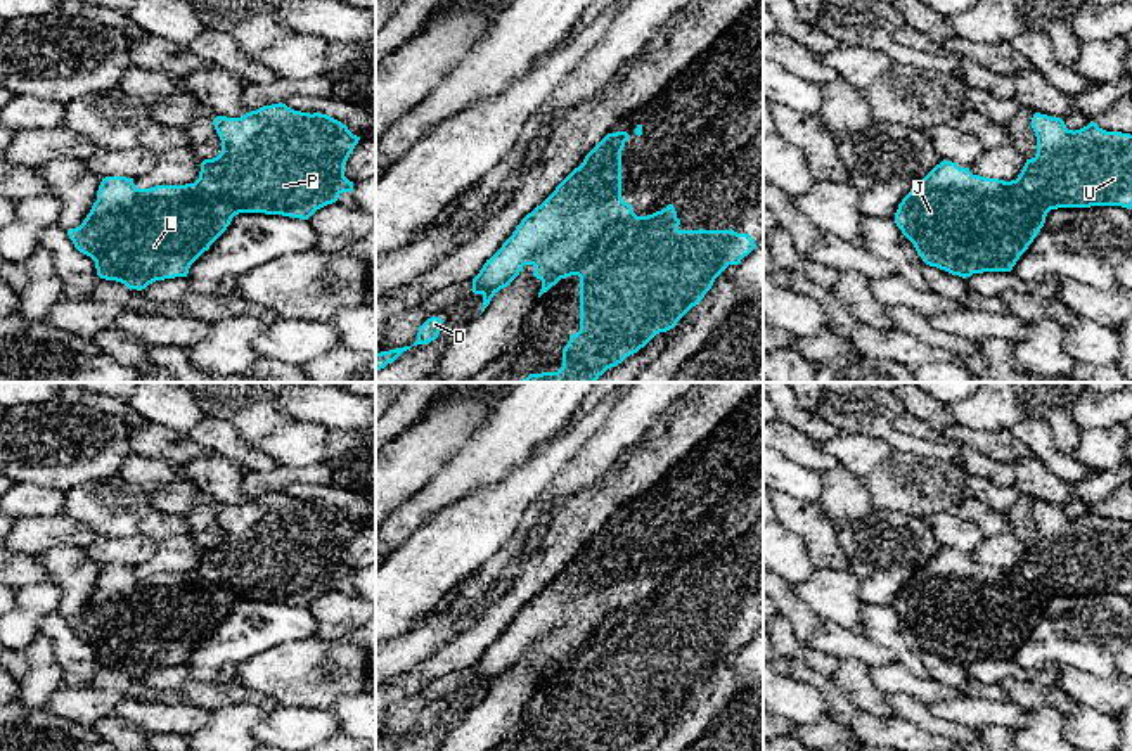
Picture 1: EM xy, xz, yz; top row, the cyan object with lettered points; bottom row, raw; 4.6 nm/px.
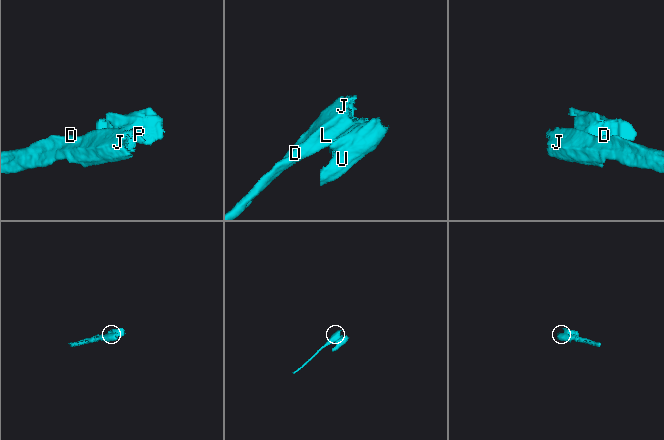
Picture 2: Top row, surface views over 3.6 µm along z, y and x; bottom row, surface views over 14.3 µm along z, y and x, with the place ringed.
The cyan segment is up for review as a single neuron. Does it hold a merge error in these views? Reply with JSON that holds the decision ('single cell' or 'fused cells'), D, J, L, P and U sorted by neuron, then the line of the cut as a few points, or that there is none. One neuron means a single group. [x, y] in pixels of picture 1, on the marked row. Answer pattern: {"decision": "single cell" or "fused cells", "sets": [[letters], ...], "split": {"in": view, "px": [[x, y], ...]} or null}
{"decision": "fused cells", "sets": [["D", "J", "L"], ["P", "U"]], "split": {"in": "xz", "px": [[660, 211], [636, 236], [570, 274]]}}

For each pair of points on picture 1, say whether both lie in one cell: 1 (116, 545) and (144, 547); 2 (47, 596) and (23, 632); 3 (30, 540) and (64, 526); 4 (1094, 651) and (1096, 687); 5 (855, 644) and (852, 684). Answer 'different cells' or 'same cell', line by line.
1: same cell
2: same cell
3: same cell
4: different cells
5: different cells

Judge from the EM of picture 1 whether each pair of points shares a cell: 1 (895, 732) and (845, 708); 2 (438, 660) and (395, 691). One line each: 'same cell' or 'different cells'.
1: different cells
2: same cell

